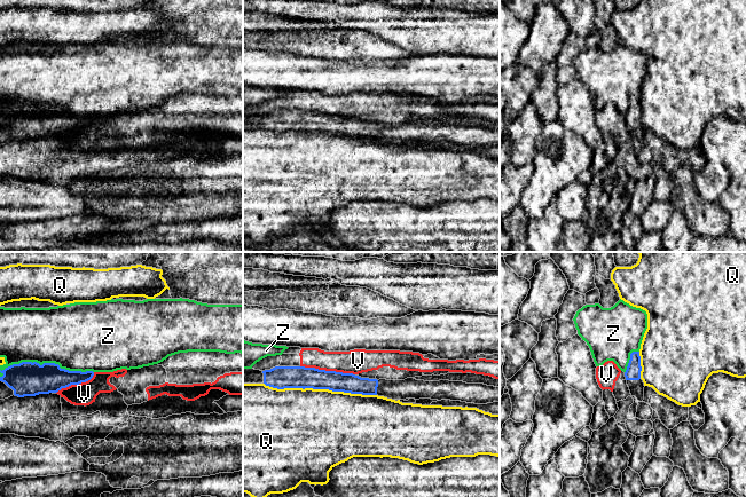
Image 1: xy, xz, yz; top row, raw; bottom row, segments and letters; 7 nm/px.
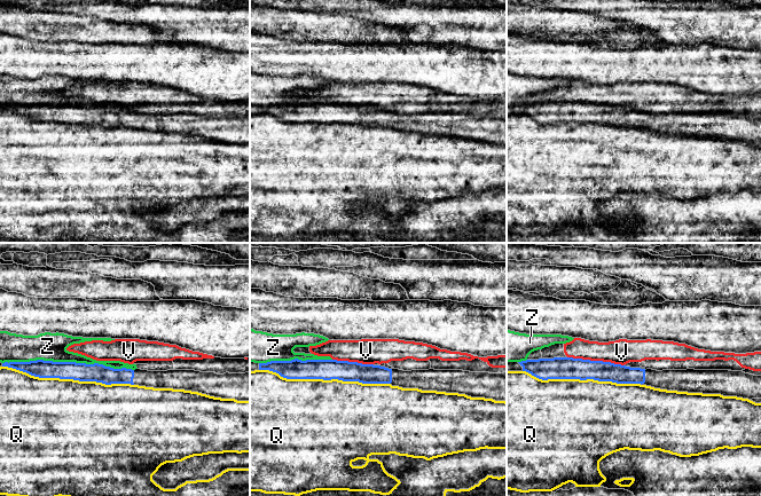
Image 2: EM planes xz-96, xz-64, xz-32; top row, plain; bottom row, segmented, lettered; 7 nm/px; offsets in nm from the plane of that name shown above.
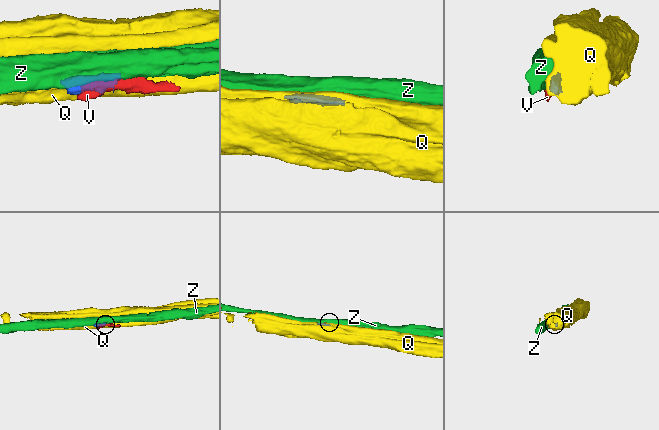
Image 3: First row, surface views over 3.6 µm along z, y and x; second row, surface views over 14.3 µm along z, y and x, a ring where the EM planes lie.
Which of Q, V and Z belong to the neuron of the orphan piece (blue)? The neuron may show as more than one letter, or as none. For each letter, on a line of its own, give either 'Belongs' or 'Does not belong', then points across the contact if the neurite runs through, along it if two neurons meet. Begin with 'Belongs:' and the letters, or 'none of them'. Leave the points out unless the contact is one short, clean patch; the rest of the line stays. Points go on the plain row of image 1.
Belongs: none of them
Q: Does not belong
V: Does not belong. Boundary: xz (300, 109), (352, 116), (354, 118)
Z: Does not belong

